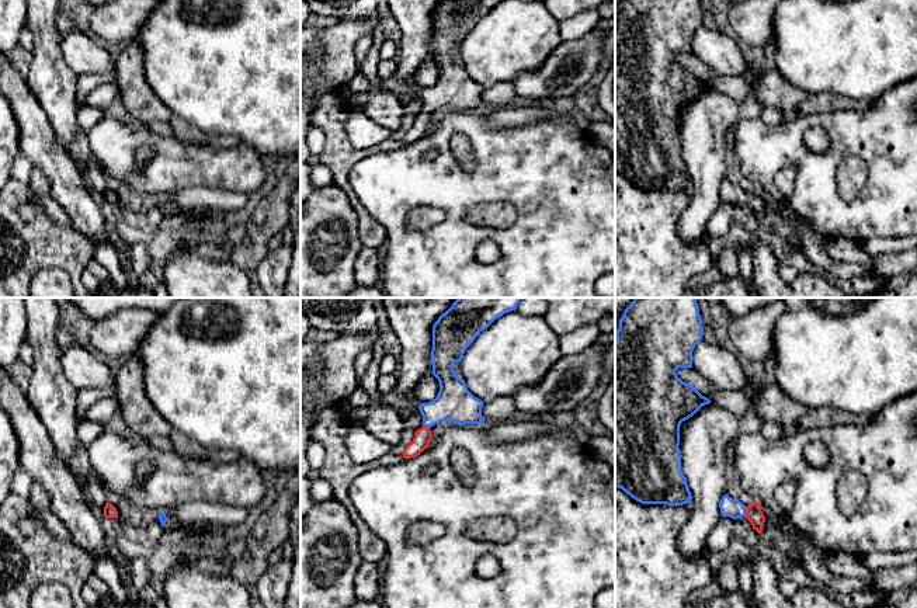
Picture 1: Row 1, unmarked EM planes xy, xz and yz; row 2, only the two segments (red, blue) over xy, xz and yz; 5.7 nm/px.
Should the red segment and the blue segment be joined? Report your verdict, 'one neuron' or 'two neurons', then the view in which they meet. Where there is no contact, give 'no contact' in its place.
one neuron; meets red in yz

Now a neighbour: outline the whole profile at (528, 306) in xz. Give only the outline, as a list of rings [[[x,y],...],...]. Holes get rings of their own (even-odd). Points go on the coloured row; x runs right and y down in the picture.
[[[522,298],[515,310],[524,316],[545,316],[548,302],[543,298]]]

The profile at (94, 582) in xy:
[[[94,571],[88,576],[86,584],[97,591],[100,602],[111,594],[108,584],[103,581]]]

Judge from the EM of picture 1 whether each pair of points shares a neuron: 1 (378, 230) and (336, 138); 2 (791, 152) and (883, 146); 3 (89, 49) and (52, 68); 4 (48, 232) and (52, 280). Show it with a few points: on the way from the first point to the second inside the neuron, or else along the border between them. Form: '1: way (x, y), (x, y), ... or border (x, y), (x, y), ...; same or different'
1: way (358, 208), (341, 181), (340, 160); same
2: way (813, 159), (830, 159), (847, 142), (861, 142); same
3: border (62, 35), (61, 52), (63, 61), (77, 75); different
4: border (70, 278), (62, 270), (41, 268), (30, 282); different

